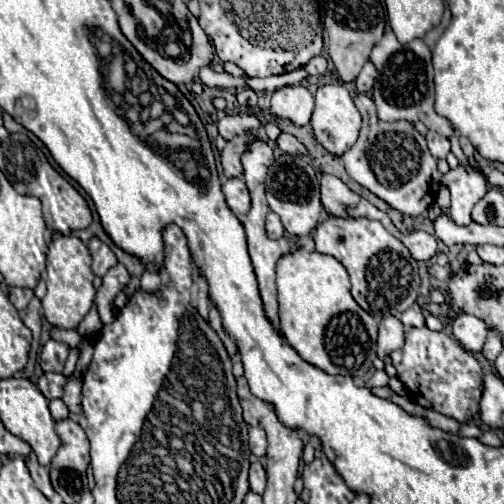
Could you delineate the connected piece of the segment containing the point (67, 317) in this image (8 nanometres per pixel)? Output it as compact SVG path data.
M57 236L47 250L47 294L41 300L47 322L55 328L75 330L95 300L91 256L77 236Z

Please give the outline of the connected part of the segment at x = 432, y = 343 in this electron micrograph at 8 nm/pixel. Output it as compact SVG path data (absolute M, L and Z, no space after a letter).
M427 326L409 328L405 332L405 346L391 352L397 378L405 384L409 394L413 394L417 404L429 406L431 410L467 424L479 412L479 402L483 396L483 370L471 352L461 348L461 344L447 336L445 332L433 332Z

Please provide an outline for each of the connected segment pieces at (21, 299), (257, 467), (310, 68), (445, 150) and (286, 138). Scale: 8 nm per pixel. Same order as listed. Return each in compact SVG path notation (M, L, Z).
M9 288L7 292L9 292L11 304L13 304L19 312L23 312L23 310L27 308L29 300L33 298L33 290L29 290L29 288Z
M259 462L251 464L249 486L251 486L251 492L255 492L255 494L263 494L265 492L265 470L263 470L263 466Z
M315 56L313 60L309 60L305 66L305 72L311 76L321 76L327 72L327 60L323 56Z
M427 132L427 144L429 144L429 150L435 158L445 158L449 152L451 152L451 144L449 144L449 138L437 134L437 132Z
M281 132L277 136L277 146L287 154L305 154L307 152L305 146L293 134L287 134L287 132Z

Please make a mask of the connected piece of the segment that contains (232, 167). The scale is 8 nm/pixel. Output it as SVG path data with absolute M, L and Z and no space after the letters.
M225 148L221 154L221 164L223 164L223 174L225 178L233 178L233 176L241 176L243 174L243 166L241 166L241 154L247 148Z

